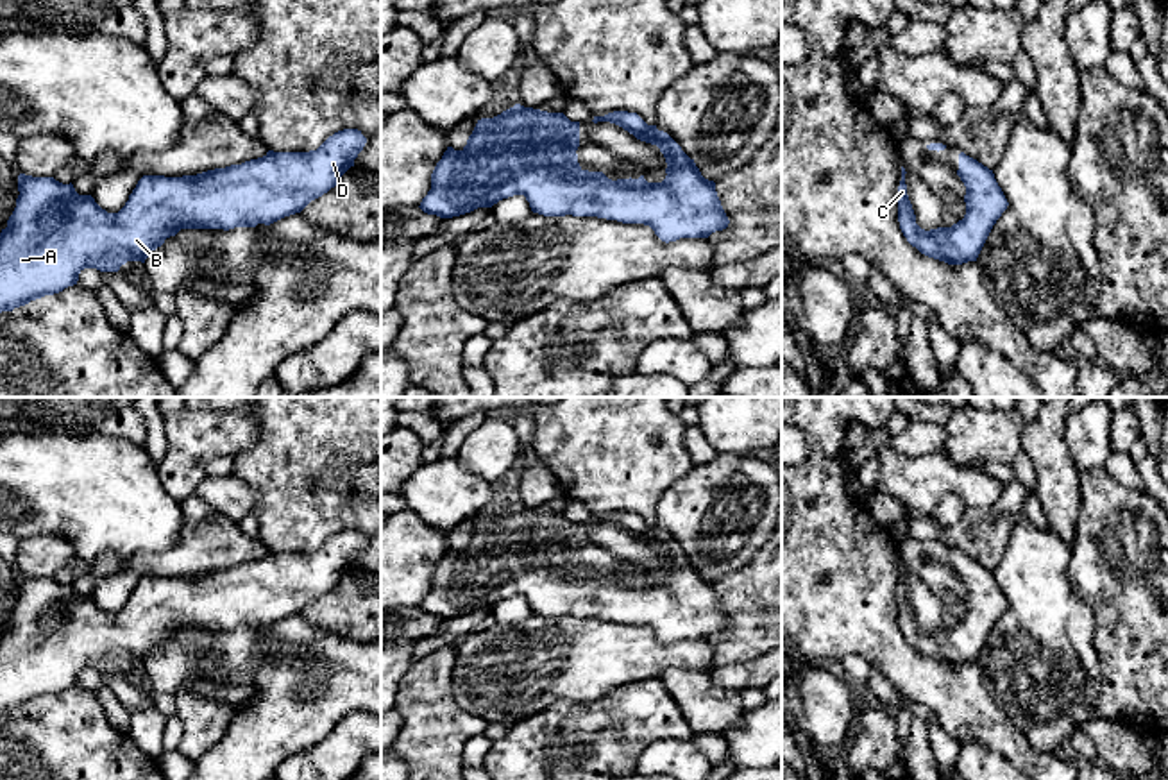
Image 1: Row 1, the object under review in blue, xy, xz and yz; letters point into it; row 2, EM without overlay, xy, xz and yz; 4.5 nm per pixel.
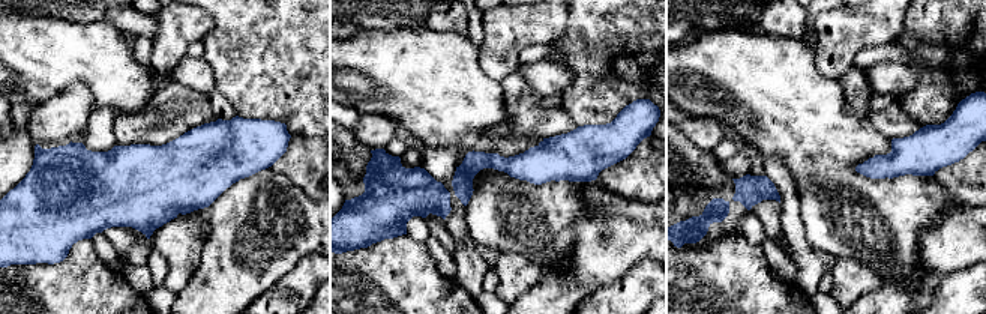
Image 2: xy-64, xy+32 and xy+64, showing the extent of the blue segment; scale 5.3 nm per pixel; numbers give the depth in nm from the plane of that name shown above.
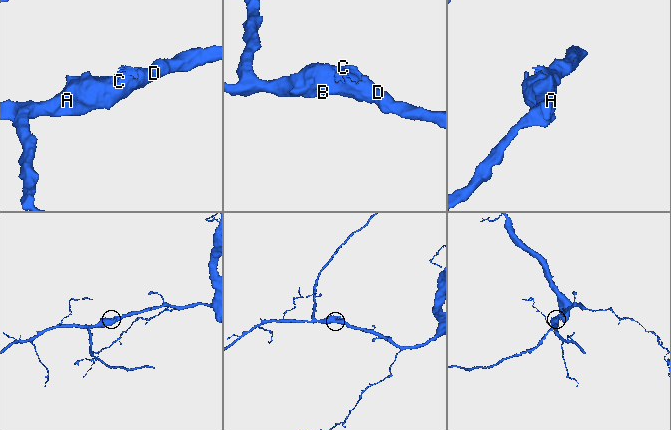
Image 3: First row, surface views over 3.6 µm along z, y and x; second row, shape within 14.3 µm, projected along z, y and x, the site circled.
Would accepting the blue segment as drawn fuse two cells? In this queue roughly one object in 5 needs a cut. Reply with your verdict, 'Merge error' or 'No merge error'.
No merge error

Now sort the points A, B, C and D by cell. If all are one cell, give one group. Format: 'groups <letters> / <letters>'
groups A B C D

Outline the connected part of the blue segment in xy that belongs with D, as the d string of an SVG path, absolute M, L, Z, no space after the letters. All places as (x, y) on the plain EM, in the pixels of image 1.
M343 530L329 537L317 551L309 553L274 553L263 558L207 571L197 576L165 578L143 576L129 601L118 614L102 610L91 596L79 596L73 585L63 585L54 578L18 576L18 599L7 628L0 633L0 714L13 712L30 701L54 696L77 685L84 669L100 673L118 673L127 662L141 662L161 648L166 639L181 630L234 630L270 626L284 617L300 614L311 601L322 598L336 587L338 580L354 567L354 560L363 551L367 538L358 530Z

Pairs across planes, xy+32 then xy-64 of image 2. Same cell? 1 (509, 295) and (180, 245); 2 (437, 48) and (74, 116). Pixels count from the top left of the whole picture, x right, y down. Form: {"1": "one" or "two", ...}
{"1": "one", "2": "two"}

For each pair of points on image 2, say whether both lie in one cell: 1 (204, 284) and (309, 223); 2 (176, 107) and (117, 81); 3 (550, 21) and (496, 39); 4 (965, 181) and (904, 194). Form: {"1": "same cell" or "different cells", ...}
{"1": "same cell", "2": "different cells", "3": "same cell", "4": "different cells"}

